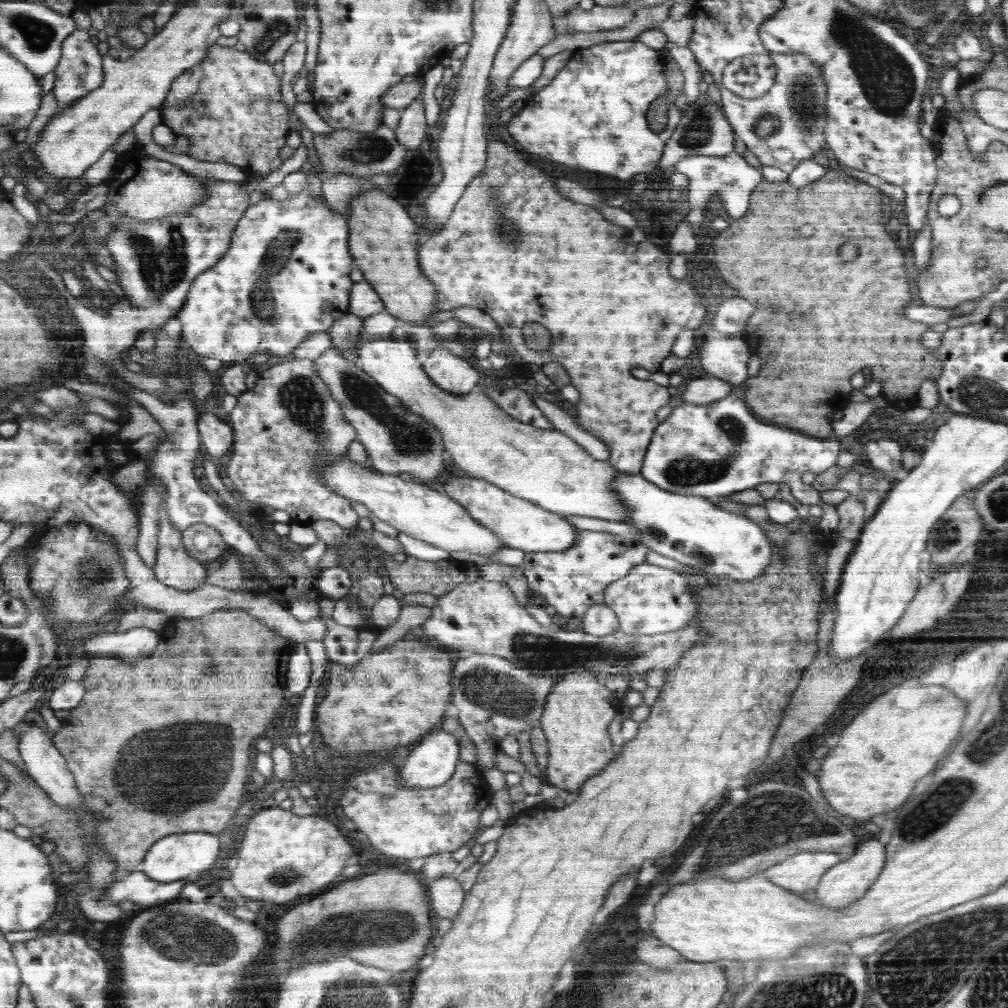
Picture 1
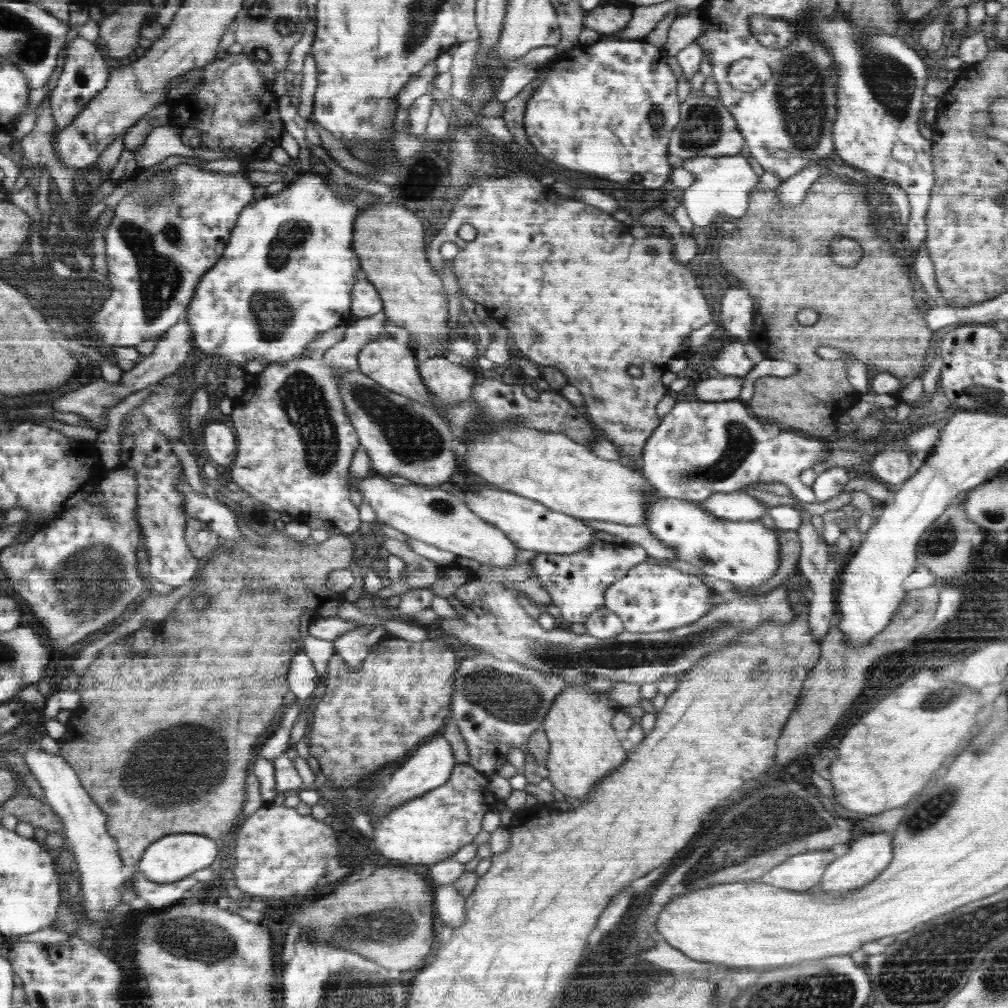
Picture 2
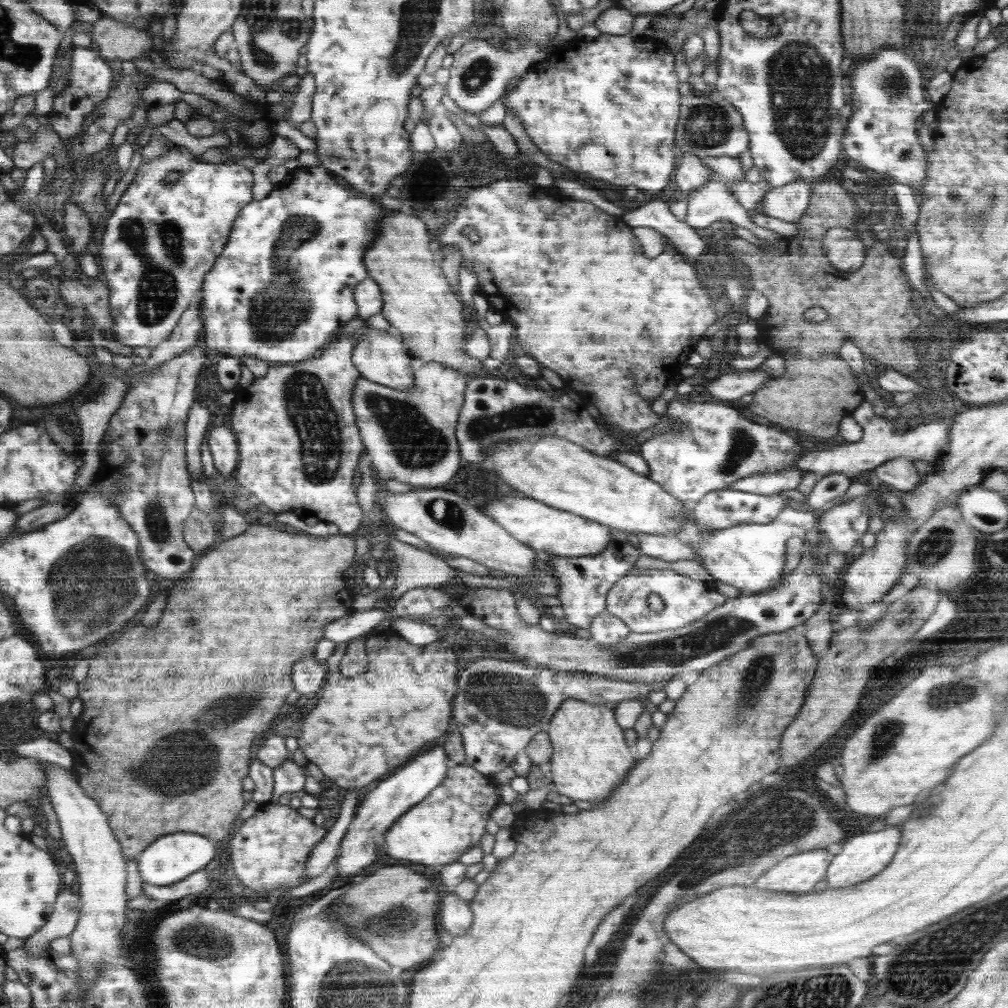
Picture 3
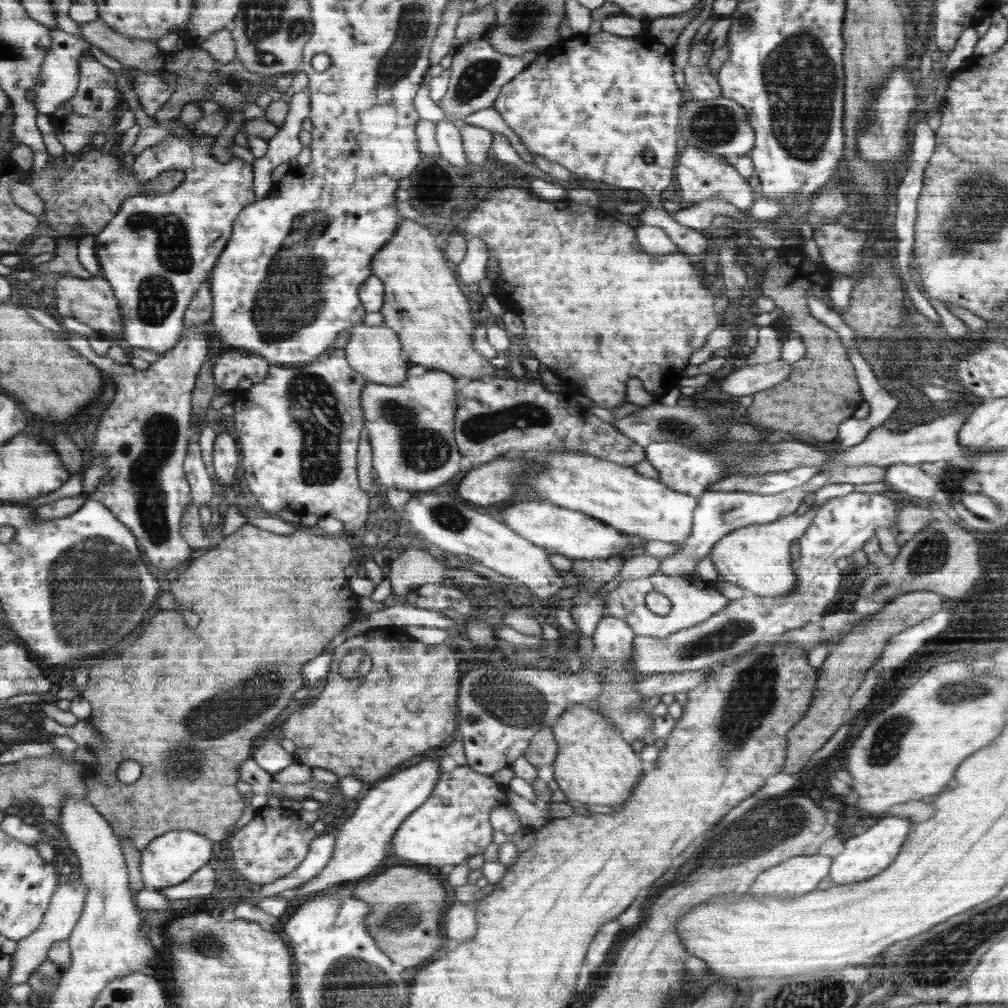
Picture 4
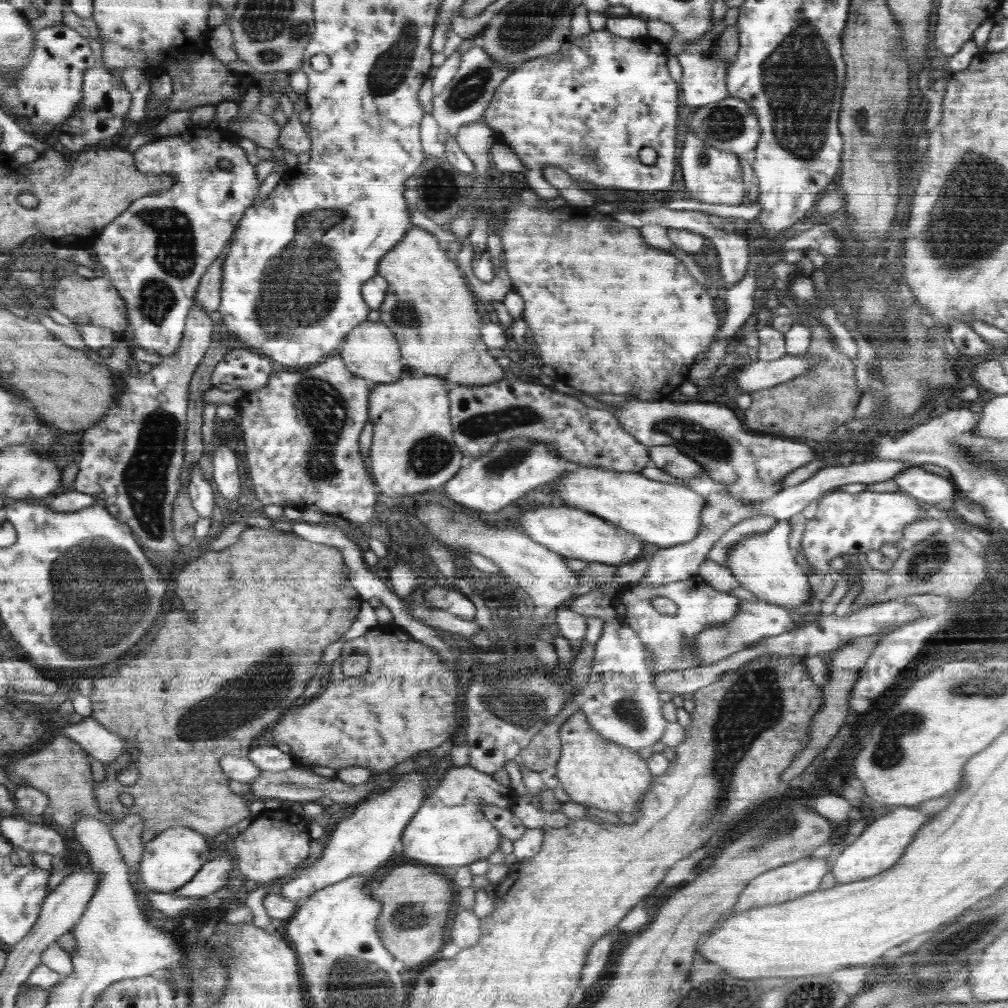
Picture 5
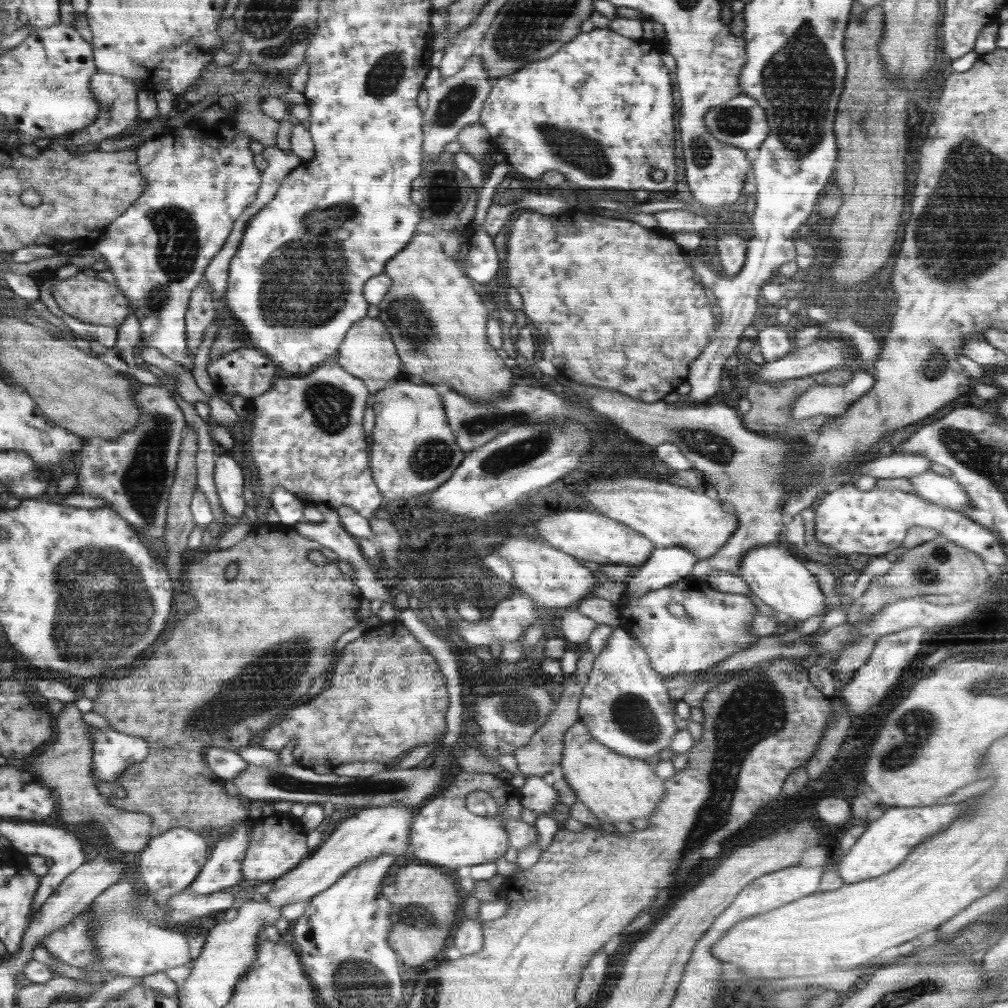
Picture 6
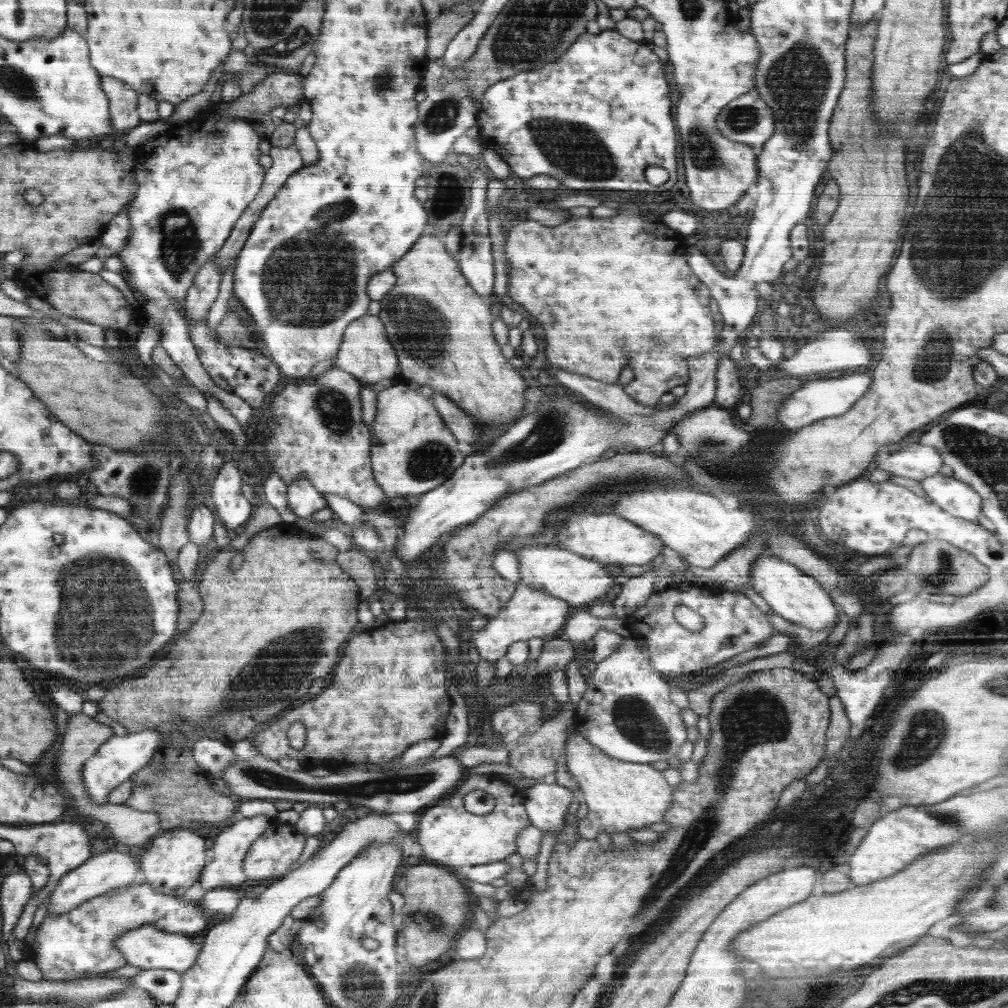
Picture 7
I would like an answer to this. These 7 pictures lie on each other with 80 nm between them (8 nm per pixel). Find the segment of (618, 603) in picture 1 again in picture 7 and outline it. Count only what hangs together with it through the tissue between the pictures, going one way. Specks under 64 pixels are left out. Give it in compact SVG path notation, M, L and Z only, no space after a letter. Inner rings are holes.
M679 586L664 592L653 592L644 606L624 618L623 624L643 641L646 655L659 673L672 676L693 674L719 662L734 658L742 652L758 648L773 636L776 630L762 610L742 593L722 591L718 594L700 587ZM676 606L686 606L704 618L700 632L690 632L674 617Z

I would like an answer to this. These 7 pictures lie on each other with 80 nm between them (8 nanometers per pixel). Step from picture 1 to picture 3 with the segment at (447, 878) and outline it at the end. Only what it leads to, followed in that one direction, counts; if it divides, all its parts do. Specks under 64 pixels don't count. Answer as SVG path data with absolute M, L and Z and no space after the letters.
M451 889L446 893L443 900L441 917L443 928L451 932L453 937L467 933L467 928L473 920L468 902L462 900Z

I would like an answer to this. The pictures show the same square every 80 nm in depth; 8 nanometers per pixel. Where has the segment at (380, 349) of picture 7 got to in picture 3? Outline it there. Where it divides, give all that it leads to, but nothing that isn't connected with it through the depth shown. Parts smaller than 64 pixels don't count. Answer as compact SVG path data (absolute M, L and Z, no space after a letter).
M369 329L355 344L353 350L353 363L361 376L377 382L382 386L393 387L396 390L411 390L414 384L414 374L410 368L410 356L402 350L402 344L390 336L390 331Z

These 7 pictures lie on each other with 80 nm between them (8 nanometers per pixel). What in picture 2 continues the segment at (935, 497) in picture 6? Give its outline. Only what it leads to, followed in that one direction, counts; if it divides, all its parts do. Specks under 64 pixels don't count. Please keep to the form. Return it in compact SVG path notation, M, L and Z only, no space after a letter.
M884 446L871 460L874 476L895 489L915 473L910 465L910 453L900 450L900 446Z

